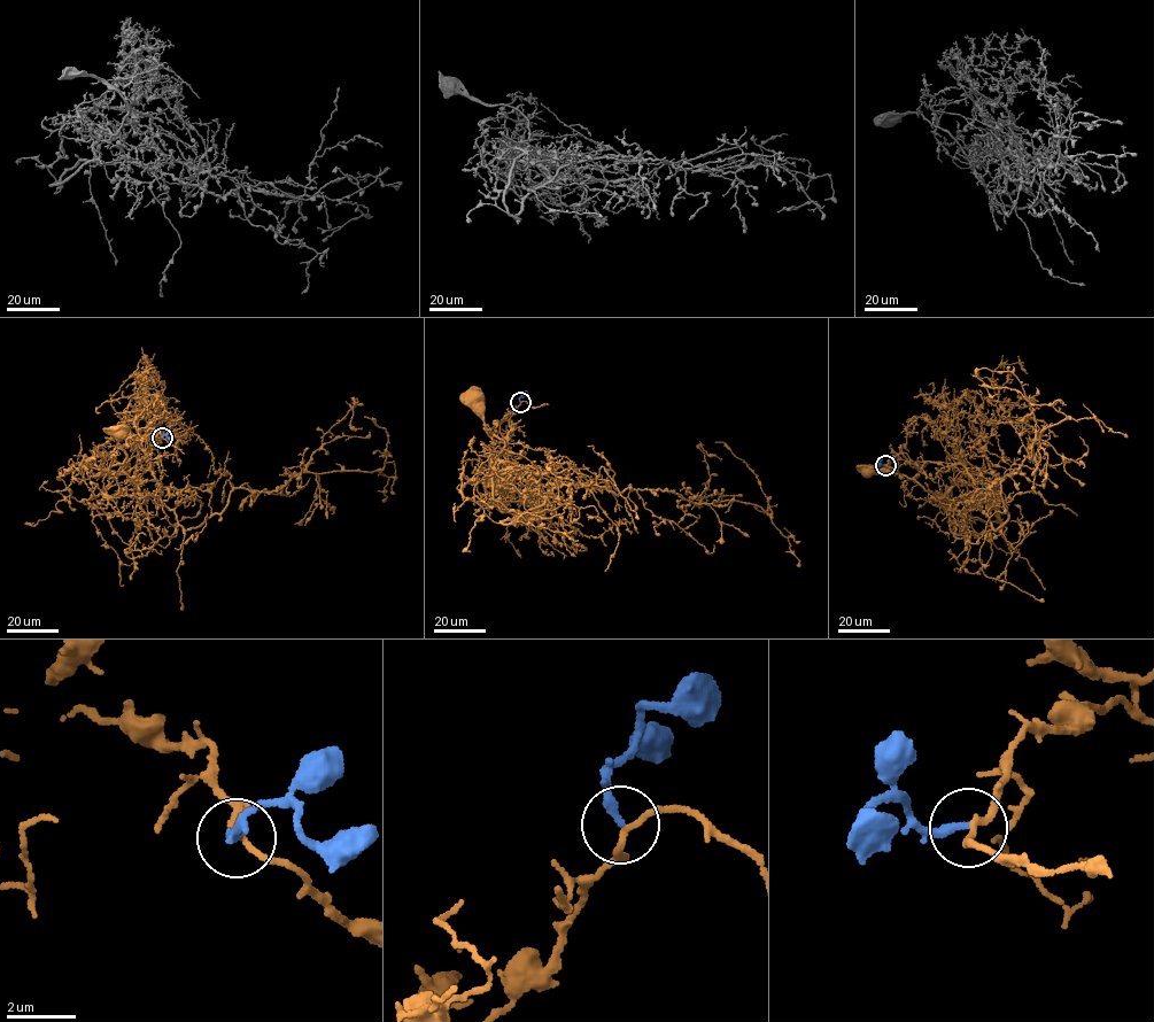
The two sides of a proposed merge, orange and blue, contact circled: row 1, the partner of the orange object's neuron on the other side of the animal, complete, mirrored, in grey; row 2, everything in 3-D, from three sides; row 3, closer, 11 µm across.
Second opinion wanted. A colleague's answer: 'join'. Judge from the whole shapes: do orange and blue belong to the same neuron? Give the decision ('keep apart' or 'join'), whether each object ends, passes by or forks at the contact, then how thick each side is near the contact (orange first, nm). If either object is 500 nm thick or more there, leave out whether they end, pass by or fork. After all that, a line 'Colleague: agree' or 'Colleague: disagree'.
keep apart | orange passes by | blue ends | 180/240 nm
Colleague: disagree

